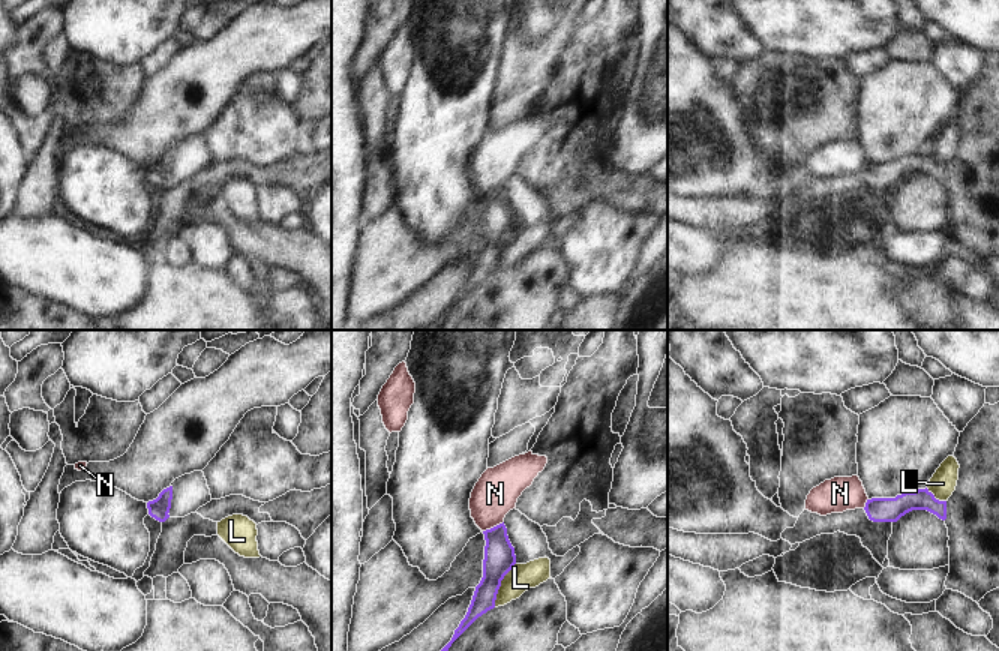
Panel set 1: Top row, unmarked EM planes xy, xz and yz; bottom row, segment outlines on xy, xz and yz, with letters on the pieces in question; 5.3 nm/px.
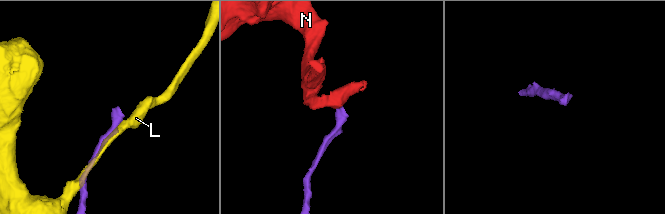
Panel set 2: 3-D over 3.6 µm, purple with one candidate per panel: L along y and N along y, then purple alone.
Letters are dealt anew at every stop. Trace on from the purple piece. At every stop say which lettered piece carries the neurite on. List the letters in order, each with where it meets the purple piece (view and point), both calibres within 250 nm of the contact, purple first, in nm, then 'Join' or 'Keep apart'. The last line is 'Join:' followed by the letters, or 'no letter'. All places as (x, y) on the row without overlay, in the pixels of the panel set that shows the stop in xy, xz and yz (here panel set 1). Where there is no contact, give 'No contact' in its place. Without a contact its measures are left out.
L: Touches purple at xz (500, 249). Thickness 160 nm (purple) against 150 nm. Keep apart
N: Touches purple at xz (494, 191). Thickness 160 nm (purple) against 240 nm. Keep apart
Join: no letter

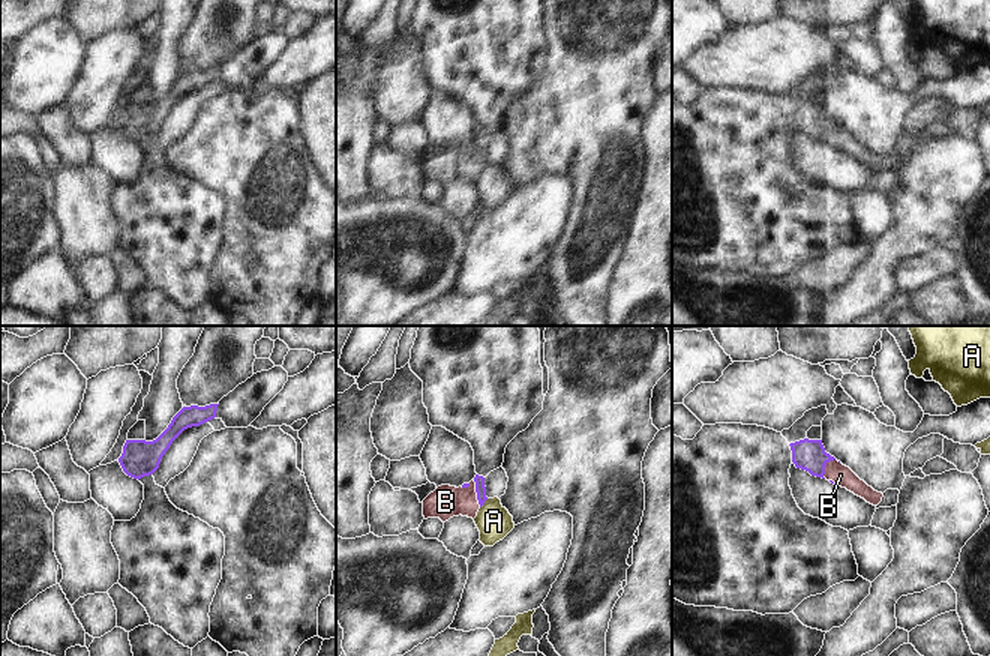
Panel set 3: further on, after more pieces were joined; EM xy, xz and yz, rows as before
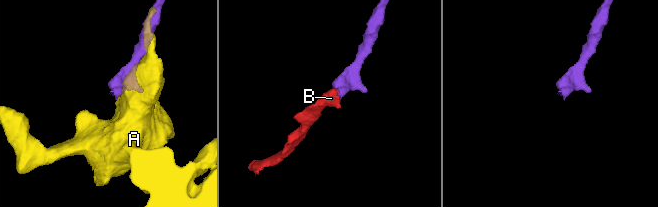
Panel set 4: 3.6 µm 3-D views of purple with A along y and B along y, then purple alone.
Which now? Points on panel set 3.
A: Touches purple at xz (483, 167). Thickness 60 nm (purple) against 190 nm. Keep apart
B: Touches purple at xz (477, 158). Thickness 60 nm (purple) against 180 nm. Join
Join: B

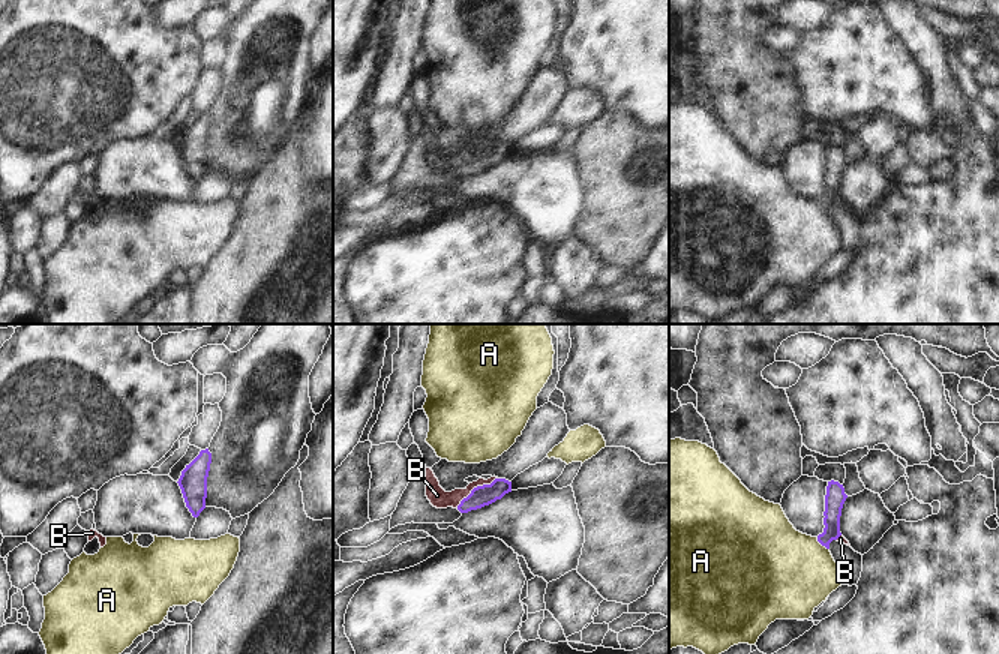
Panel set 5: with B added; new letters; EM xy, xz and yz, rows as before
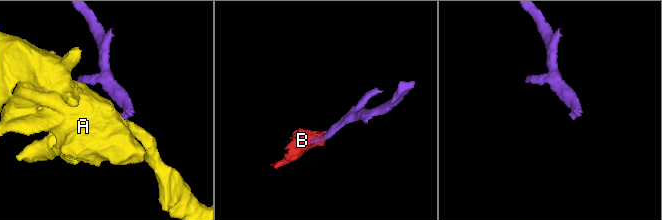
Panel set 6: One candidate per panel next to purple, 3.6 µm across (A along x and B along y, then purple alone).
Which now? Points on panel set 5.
A: Touches purple at yz (822, 209). Thickness 110 nm (purple) against 460 nm. Keep apart
B: Touches purple at xz (477, 150). Thickness 110 nm (purple) against 100 nm. Join
Join: B

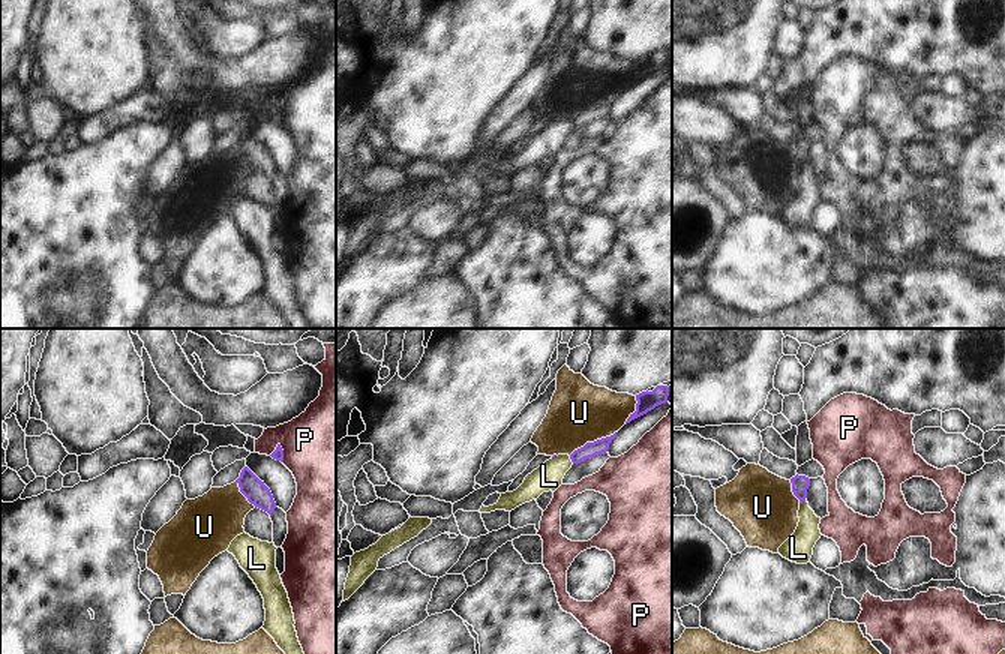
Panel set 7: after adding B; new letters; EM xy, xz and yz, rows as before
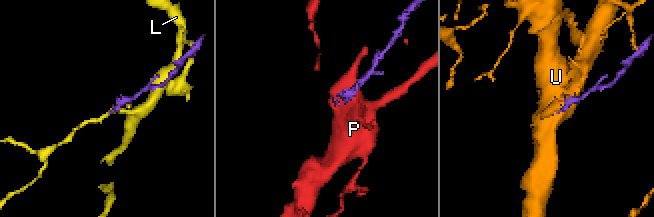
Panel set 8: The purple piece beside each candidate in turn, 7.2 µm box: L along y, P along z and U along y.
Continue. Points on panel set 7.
L: Touches purple at yz (803, 164). Thickness 100 nm (purple) against 150 nm. Keep apart
P: Touches purple at xy (276, 113). Thickness 60 nm (purple) against 440 nm. Keep apart
U: Touches purple at xz (591, 107). Thickness 80 nm (purple) against 320 nm. Join
Join: U

